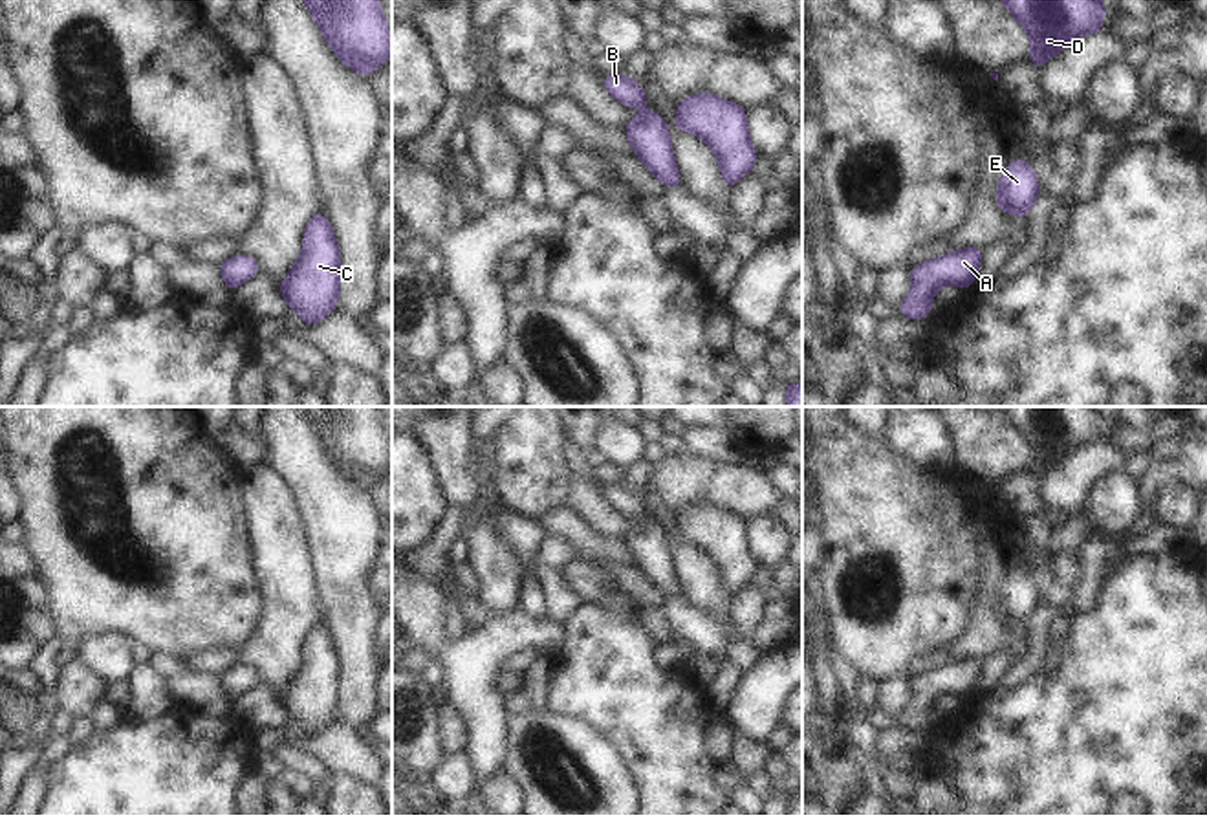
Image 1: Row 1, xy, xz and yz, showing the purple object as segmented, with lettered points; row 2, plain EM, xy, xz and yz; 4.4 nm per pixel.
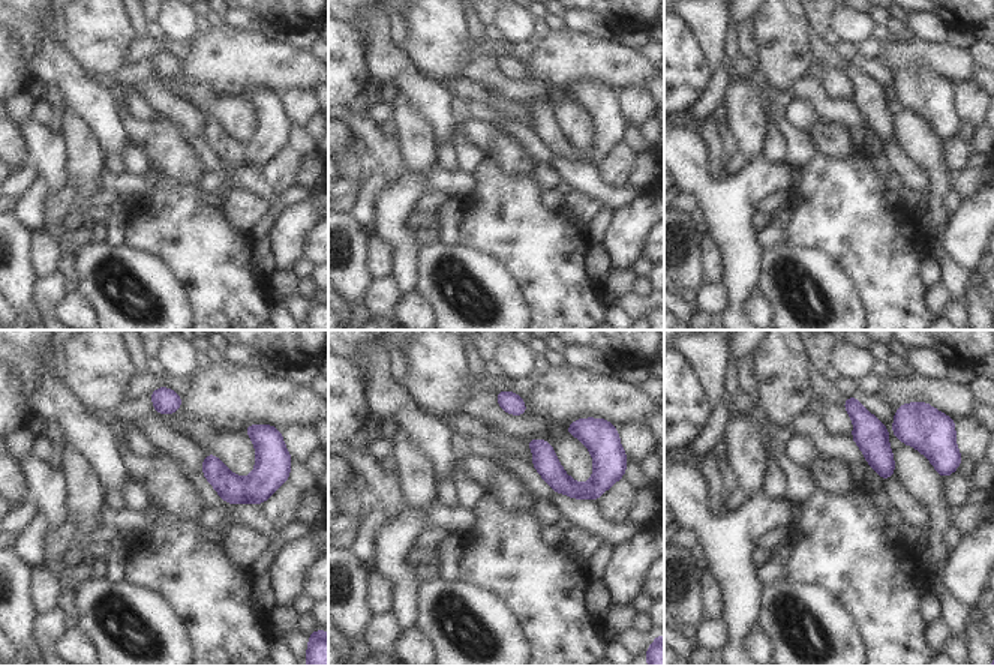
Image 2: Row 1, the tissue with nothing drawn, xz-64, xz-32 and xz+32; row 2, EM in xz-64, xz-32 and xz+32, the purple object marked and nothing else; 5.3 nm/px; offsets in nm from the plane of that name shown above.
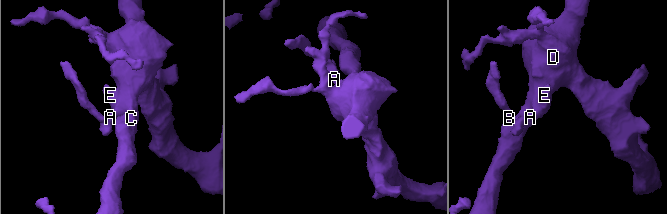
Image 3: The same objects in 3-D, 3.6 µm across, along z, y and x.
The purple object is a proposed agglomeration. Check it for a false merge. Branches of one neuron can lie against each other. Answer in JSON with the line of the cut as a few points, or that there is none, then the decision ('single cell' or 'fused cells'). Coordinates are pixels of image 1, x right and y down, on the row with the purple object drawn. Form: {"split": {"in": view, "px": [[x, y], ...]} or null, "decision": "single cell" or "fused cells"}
{"split": null, "decision": "single cell"}

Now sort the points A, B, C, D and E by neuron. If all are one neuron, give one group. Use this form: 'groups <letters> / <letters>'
groups A B C D E

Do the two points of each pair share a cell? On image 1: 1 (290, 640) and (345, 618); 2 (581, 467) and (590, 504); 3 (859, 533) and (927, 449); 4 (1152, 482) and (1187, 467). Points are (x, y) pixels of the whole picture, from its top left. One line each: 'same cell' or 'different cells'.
1: different cells
2: different cells
3: different cells
4: same cell

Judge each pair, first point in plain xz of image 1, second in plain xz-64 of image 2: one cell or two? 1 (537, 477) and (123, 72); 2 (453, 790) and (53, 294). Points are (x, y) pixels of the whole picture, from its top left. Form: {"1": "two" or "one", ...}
{"1": "two", "2": "one"}

